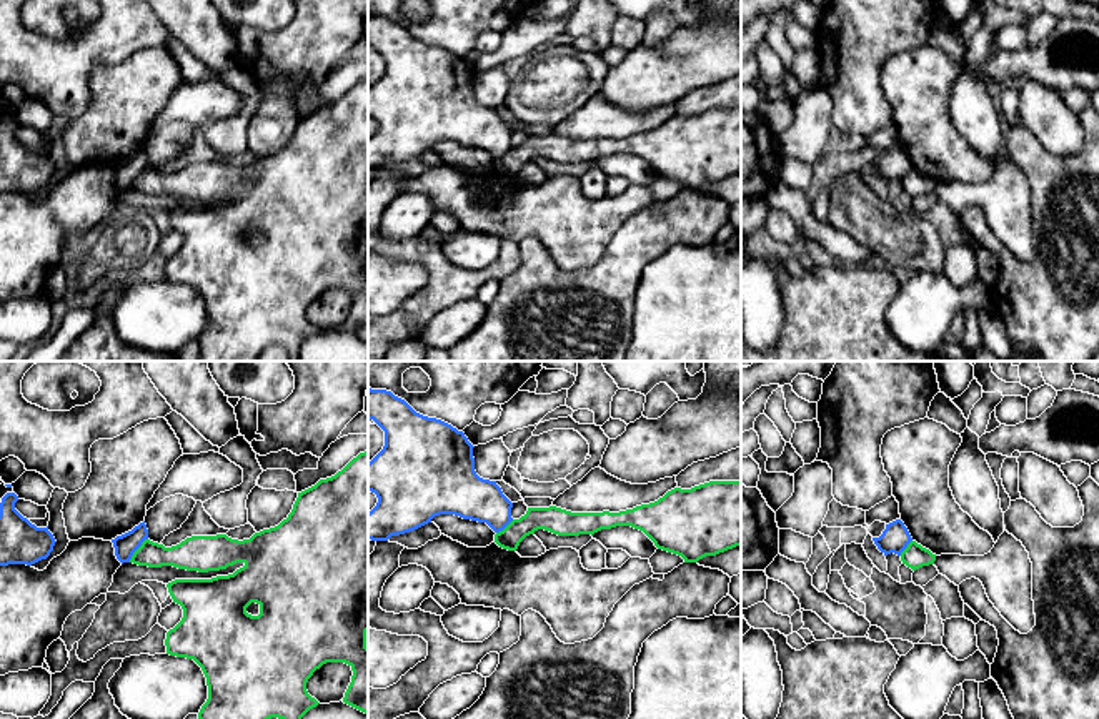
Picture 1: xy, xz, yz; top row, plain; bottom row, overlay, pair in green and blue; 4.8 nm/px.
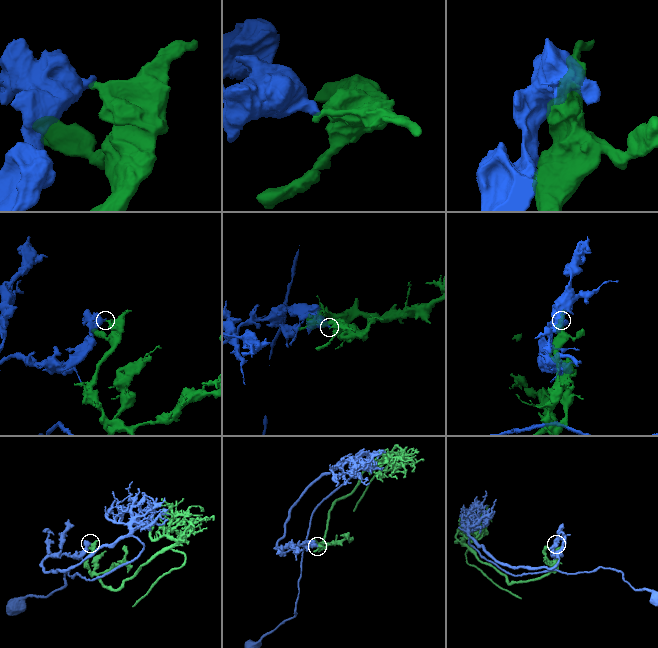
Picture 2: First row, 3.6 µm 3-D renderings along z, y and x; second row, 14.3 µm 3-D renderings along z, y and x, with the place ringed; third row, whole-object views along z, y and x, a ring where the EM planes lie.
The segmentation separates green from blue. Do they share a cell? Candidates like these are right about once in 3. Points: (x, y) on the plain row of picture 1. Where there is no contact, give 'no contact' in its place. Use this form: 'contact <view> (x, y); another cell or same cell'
contact xy (137, 177); another cell

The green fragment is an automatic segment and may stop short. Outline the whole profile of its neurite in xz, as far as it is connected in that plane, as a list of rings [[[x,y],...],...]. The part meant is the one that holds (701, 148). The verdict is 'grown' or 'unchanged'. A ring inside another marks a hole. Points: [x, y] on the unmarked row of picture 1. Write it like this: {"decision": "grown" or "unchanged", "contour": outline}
{"decision": "unchanged", "contour": [[[709,108],[691,117],[674,115],[654,130],[641,131],[619,140],[571,140],[556,133],[528,135],[526,141],[513,146],[495,161],[495,170],[508,178],[516,178],[520,170],[538,156],[558,163],[594,161],[601,156],[631,153],[643,158],[658,176],[678,181],[684,190],[698,190],[741,173],[741,108]]]}

